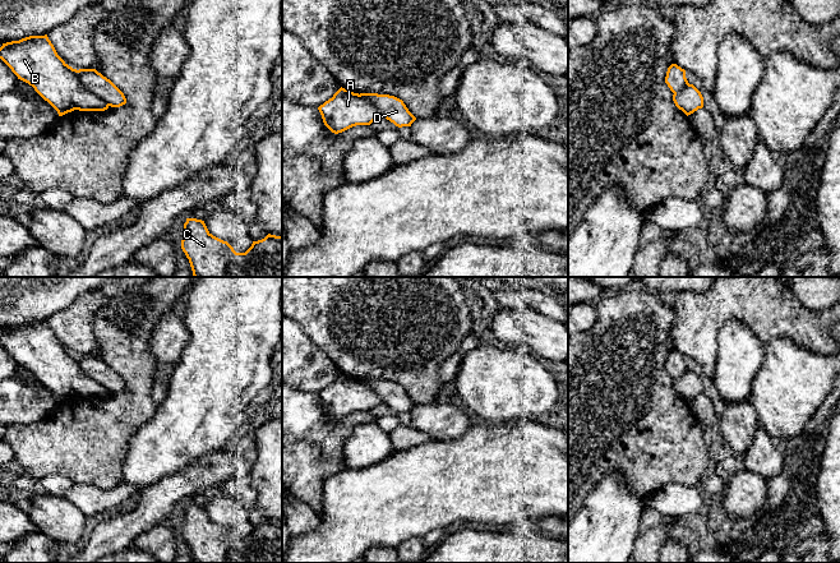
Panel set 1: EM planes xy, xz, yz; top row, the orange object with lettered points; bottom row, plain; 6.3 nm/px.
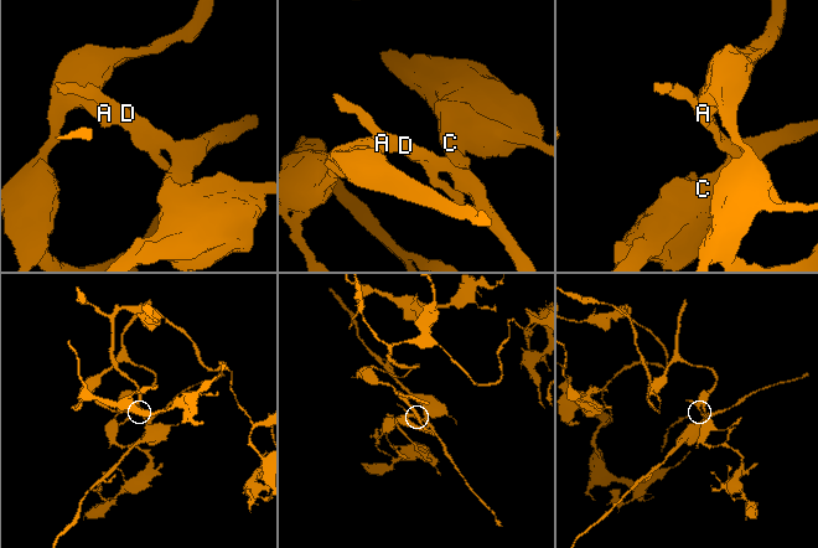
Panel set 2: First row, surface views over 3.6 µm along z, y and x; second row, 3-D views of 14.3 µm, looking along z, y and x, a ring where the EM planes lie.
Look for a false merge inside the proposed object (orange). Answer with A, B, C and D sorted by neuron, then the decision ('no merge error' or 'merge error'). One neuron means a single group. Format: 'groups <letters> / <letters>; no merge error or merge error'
groups A B / C D; merge error

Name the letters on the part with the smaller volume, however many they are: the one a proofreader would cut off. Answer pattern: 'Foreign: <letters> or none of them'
Foreign: C, D

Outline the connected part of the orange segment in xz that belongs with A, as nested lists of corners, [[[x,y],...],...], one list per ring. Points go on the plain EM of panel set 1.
[[[342,373],[318,396],[324,411],[334,420],[356,411],[370,411],[373,407],[384,403],[368,384]]]

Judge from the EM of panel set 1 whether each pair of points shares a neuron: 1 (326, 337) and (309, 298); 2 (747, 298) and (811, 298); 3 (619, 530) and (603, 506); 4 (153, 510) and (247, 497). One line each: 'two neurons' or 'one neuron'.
1: one neuron
2: two neurons
3: one neuron
4: two neurons

